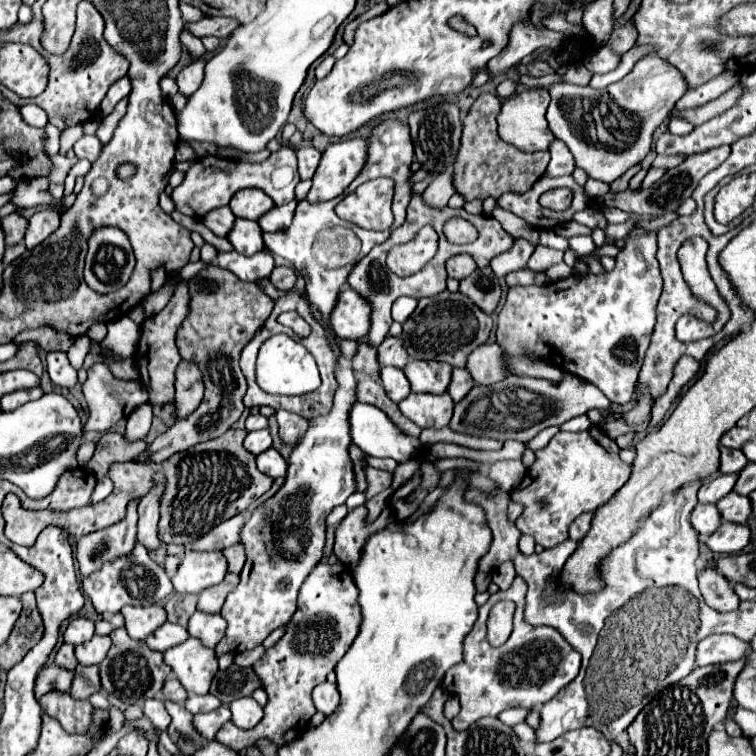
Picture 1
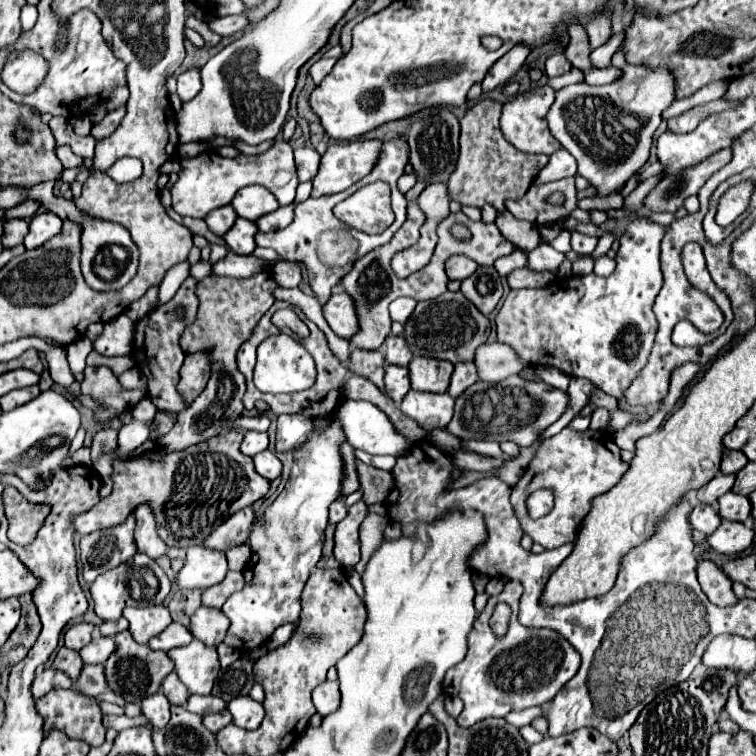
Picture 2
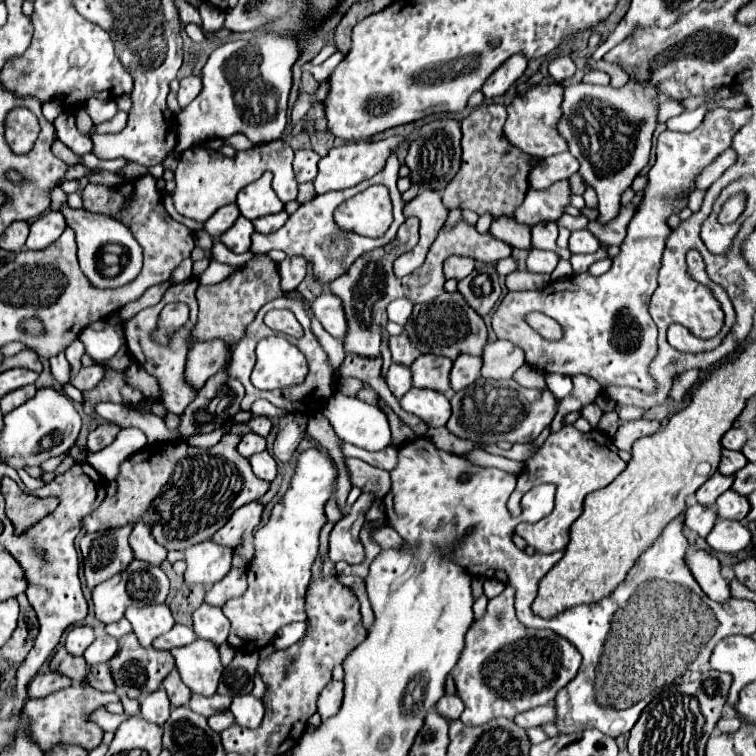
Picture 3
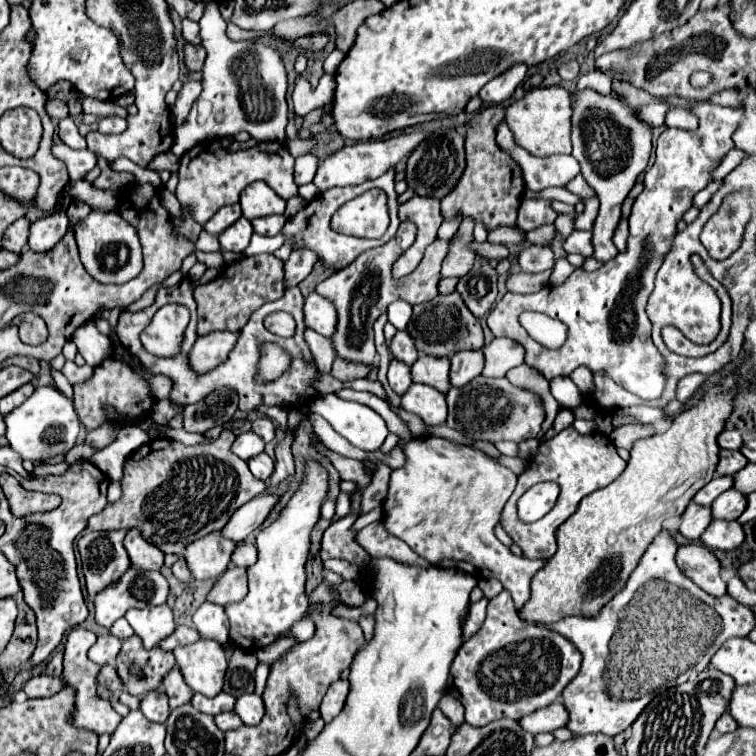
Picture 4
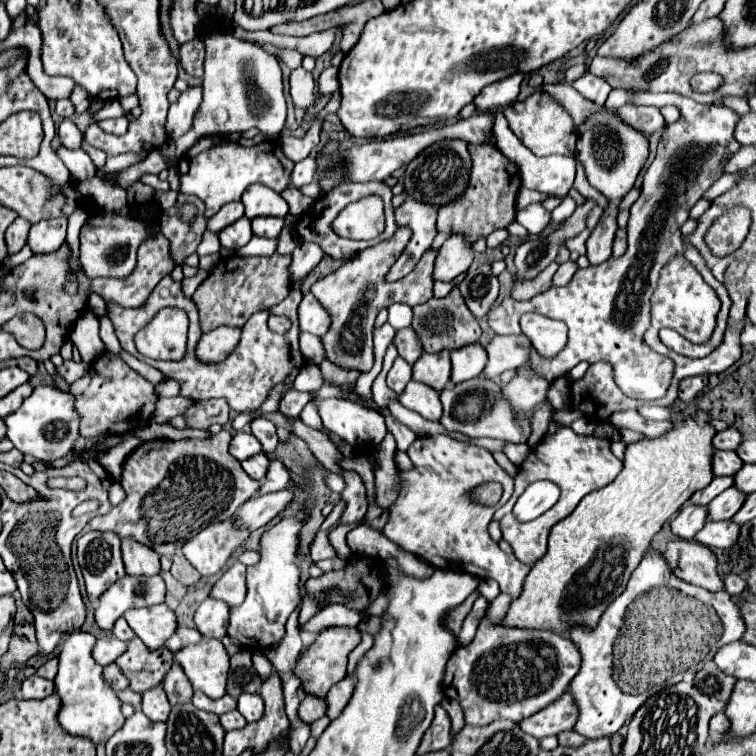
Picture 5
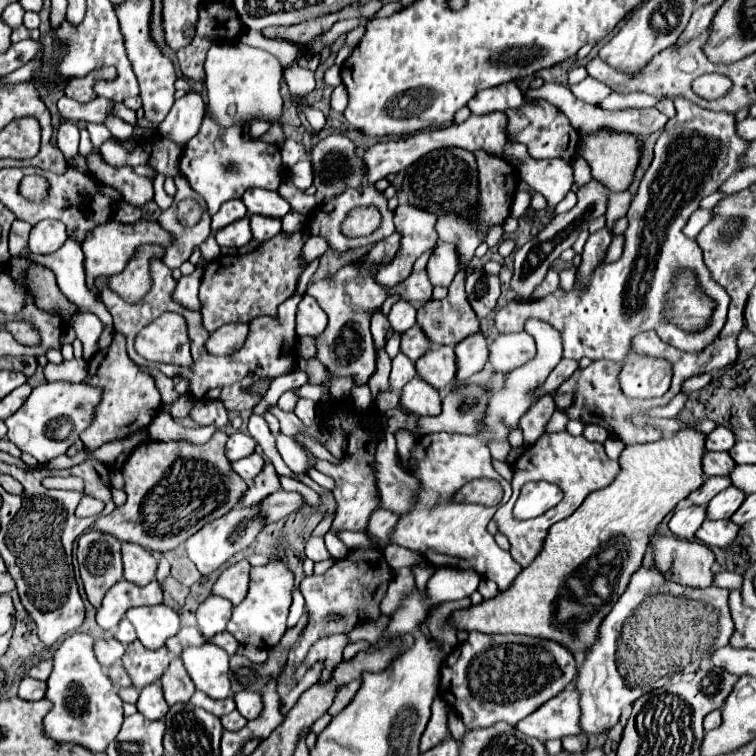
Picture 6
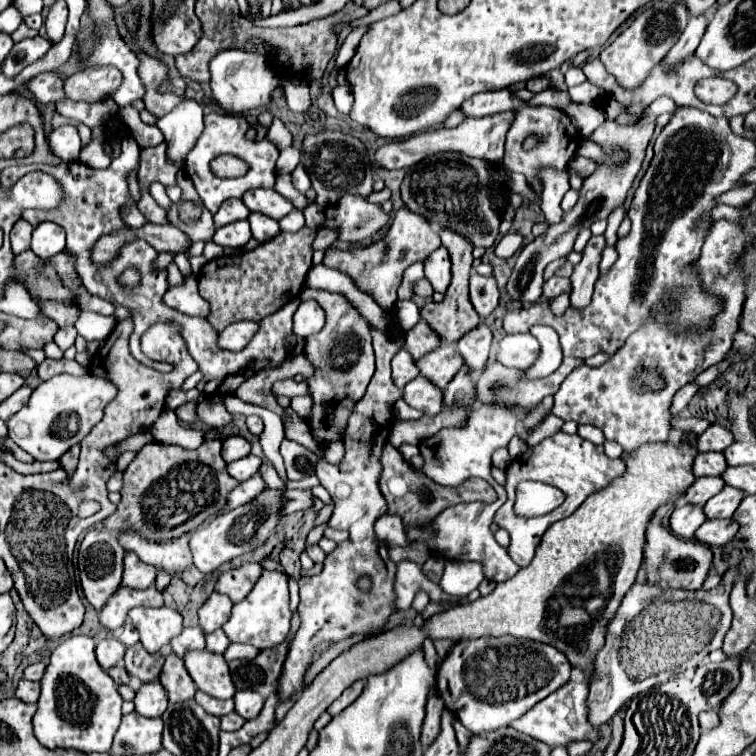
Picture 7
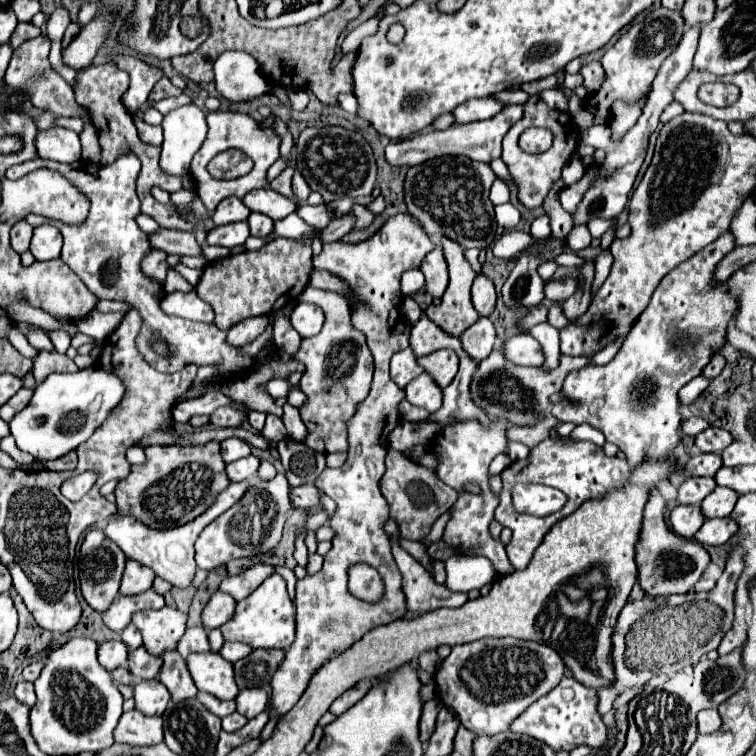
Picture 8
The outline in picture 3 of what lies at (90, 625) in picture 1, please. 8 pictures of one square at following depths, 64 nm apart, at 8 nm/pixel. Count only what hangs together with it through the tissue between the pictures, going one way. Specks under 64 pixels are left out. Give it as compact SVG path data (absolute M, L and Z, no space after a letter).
M74 626L66 636L66 650L74 656L82 656L92 642L94 642L94 632L90 626Z

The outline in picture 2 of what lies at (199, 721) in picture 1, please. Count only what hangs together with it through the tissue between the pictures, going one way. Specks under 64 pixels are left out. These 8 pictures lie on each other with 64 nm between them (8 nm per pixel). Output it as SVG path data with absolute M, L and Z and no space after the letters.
M228 710L204 716L204 726L206 726L212 734L216 734L218 730L222 730L222 728L224 728L226 724L230 724L230 722L232 722L232 714L230 714Z

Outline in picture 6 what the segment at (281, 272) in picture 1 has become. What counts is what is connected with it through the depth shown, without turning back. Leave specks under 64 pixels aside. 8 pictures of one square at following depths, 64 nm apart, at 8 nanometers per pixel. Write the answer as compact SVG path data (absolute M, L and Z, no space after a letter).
M320 236L308 238L308 240L304 242L302 252L300 252L300 262L302 262L304 268L306 268L306 266L310 266L314 260L318 260L326 250L328 250L328 244L326 244L324 238L320 238Z

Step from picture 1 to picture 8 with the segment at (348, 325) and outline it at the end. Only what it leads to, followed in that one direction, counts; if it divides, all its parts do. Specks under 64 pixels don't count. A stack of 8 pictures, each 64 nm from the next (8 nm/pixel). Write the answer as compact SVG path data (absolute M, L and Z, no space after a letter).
M298 304L292 312L292 326L302 338L318 334L322 330L322 324L324 312L322 308L316 308L316 304Z

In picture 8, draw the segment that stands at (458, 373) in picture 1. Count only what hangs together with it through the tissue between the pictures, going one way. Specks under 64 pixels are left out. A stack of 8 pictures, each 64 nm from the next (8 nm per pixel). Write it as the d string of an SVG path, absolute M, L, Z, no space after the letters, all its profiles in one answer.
M480 318L476 324L472 324L460 336L464 352L472 360L476 360L476 364L478 364L478 360L484 360L492 352L494 340L496 340L496 332L494 332L494 326L492 326L492 322L488 318Z

